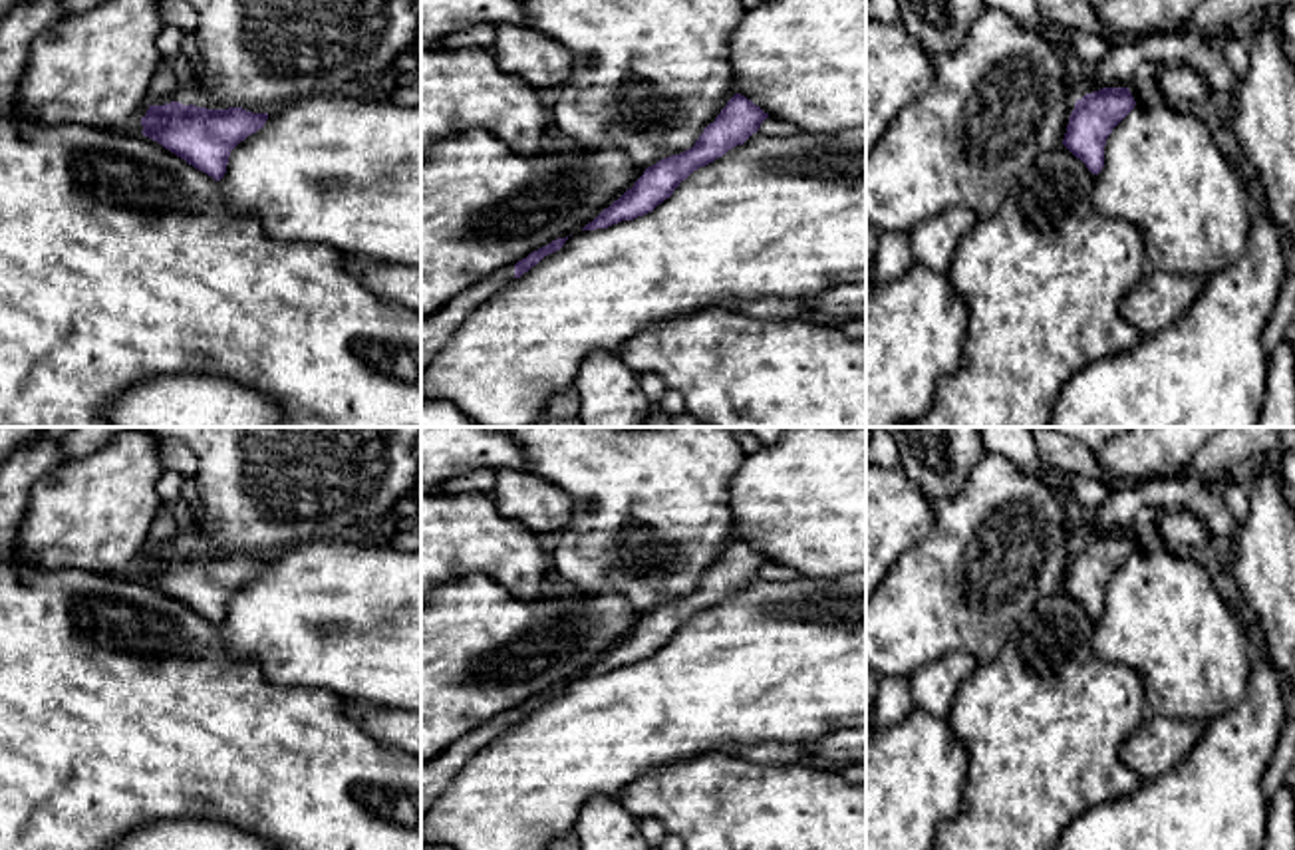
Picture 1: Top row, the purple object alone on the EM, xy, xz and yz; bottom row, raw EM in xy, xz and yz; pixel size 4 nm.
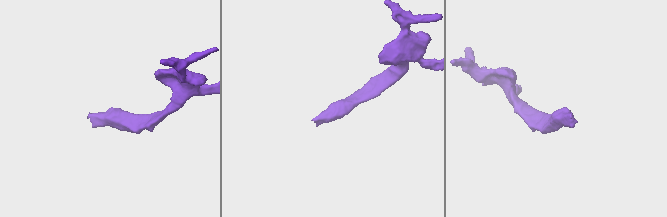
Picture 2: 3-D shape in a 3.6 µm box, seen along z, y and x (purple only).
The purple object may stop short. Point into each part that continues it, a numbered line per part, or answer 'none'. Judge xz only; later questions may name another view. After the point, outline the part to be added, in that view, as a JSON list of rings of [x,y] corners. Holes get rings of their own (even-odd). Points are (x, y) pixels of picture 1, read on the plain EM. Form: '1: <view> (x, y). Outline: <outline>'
1: xz (437, 775). Outline: [[[506,711],[463,735],[439,757],[421,761],[421,814],[453,784],[475,755],[479,755],[512,725],[514,711]]]

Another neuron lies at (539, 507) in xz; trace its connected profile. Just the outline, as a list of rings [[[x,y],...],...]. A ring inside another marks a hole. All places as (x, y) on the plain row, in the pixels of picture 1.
[[[497,471],[493,500],[499,512],[532,534],[562,532],[572,520],[572,498],[532,473]]]

